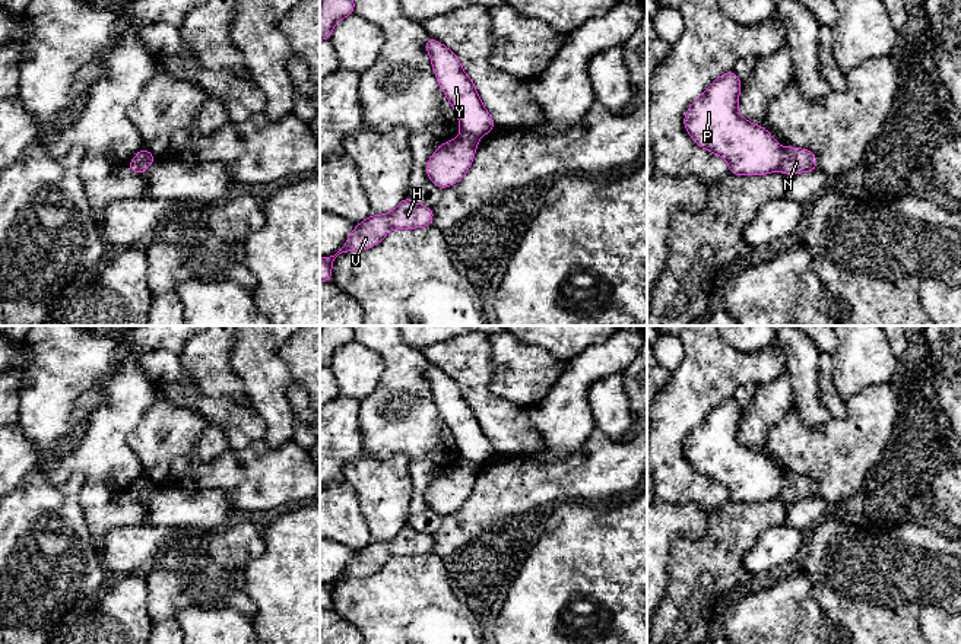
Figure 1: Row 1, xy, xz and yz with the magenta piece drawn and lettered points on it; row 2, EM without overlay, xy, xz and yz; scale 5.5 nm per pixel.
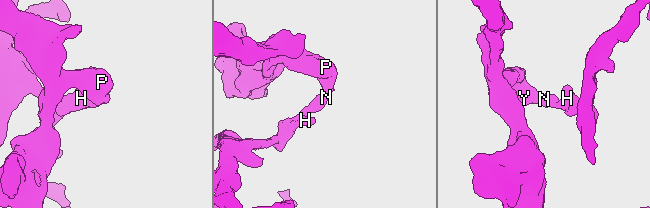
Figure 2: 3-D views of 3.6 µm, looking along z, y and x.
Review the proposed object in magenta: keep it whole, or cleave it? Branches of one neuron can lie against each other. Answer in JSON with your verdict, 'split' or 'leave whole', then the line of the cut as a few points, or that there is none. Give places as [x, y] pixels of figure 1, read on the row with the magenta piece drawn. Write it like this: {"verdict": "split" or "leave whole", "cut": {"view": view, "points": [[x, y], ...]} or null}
{"verdict": "split", "cut": {"view": "yz", "points": [[785, 148], [785, 156], [779, 170]]}}

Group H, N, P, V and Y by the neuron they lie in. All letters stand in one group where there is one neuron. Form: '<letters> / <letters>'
H N V / P Y

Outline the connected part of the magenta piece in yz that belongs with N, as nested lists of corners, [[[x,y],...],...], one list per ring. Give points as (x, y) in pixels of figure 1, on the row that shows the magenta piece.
[[[784,147],[784,158],[780,165],[780,172],[793,175],[799,172],[811,172],[818,169],[816,155],[812,150],[802,147]]]

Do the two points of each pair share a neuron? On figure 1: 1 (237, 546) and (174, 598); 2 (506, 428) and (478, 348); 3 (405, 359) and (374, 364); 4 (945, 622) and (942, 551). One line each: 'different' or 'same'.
1: same
2: same
3: different
4: different

